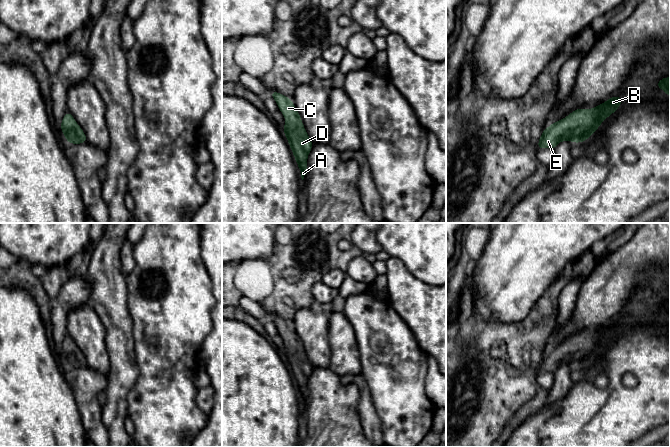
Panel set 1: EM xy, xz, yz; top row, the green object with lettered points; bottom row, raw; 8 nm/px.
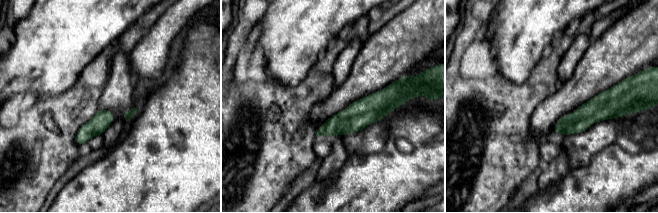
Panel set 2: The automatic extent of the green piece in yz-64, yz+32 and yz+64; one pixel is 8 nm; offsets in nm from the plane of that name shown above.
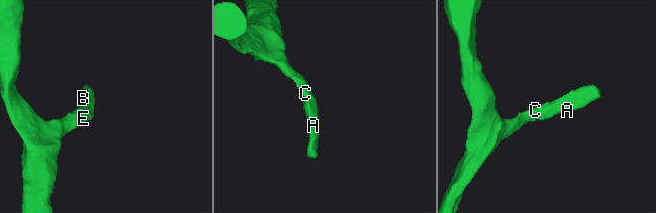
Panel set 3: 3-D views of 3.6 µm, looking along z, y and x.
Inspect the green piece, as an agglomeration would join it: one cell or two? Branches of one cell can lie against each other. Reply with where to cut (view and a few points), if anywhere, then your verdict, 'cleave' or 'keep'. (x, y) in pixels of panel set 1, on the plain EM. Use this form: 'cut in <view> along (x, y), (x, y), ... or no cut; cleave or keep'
no cut; keep

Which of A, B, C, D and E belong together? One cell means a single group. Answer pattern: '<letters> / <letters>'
A B C D E

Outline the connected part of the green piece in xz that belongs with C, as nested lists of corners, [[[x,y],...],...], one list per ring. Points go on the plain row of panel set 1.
[[[274,314],[270,316],[270,320],[276,325],[280,336],[285,340],[283,356],[288,364],[303,404],[307,398],[307,382],[314,367],[309,363],[301,340],[295,332],[292,323]]]

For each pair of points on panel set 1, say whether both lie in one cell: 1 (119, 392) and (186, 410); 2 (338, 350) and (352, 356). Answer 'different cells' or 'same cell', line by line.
1: different cells
2: same cell

